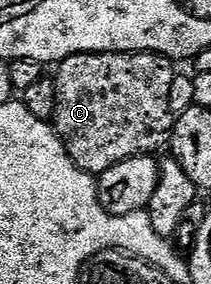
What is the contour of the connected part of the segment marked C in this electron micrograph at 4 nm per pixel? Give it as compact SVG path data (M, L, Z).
M77 53L64 59L53 74L55 85L54 132L64 143L72 163L85 173L100 175L124 159L157 154L174 132L176 114L170 110L168 94L176 75L171 58L158 53Z

